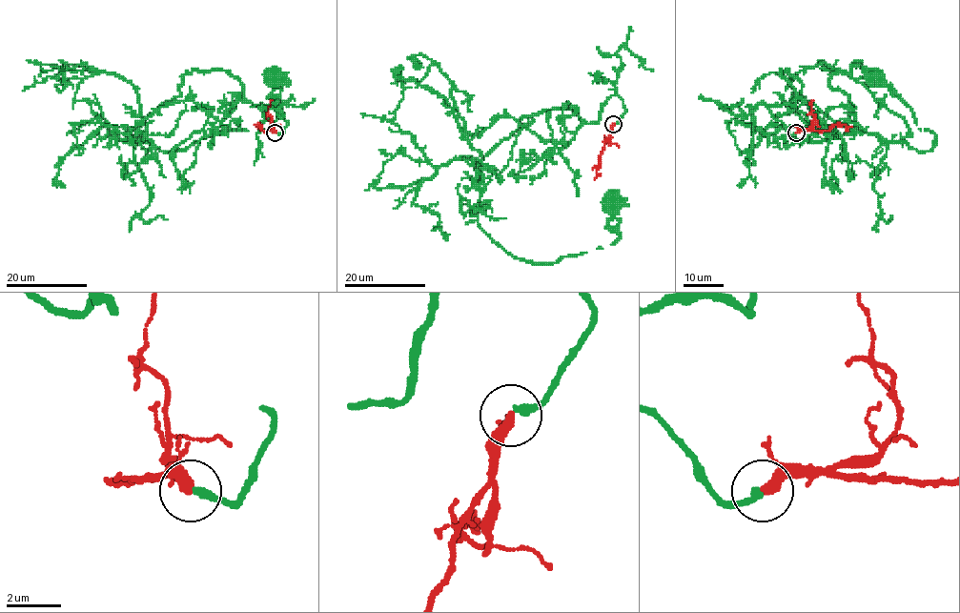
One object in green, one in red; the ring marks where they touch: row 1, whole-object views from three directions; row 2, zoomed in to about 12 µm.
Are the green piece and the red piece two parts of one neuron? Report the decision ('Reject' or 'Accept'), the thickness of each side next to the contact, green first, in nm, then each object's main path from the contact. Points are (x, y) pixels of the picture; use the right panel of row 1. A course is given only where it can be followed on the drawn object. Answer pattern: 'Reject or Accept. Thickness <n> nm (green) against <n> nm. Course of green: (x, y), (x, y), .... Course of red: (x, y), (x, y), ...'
Reject. Thickness 280 nm (green) against 400 nm. Course of green: (796, 132), (766, 107), (794, 106), (796, 91), (781, 69), (829, 118), (930, 149), (935, 135), (874, 76). Course of red: (796, 132), (827, 131), (836, 124), (851, 126)

